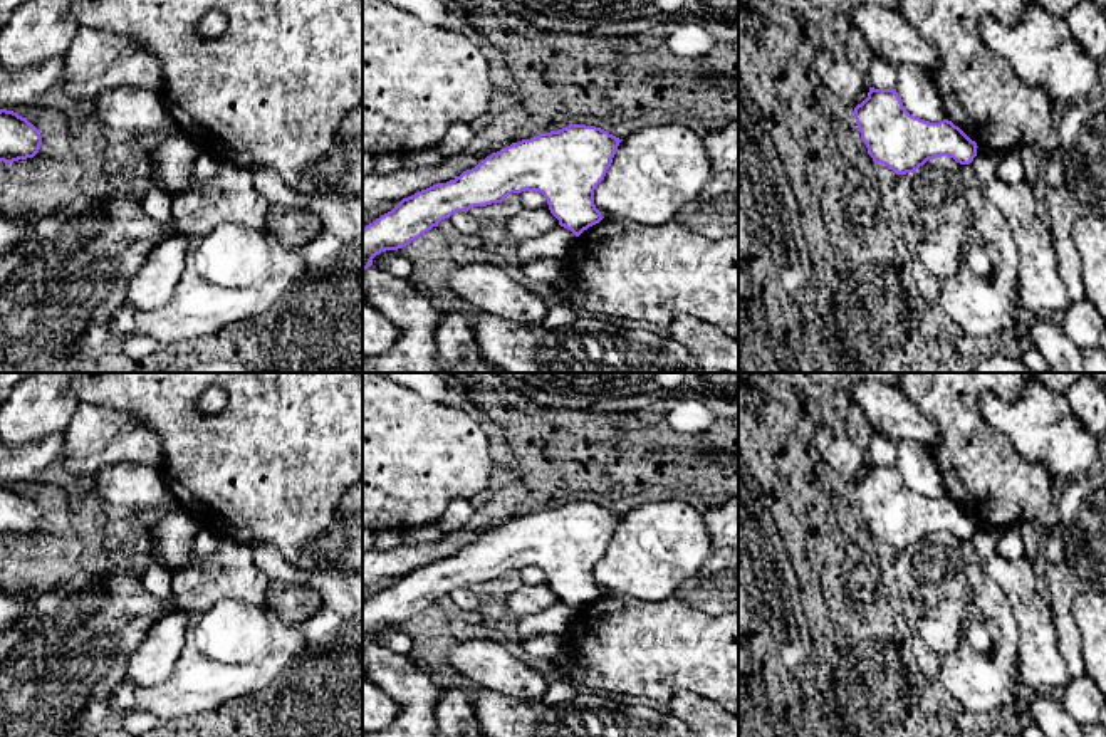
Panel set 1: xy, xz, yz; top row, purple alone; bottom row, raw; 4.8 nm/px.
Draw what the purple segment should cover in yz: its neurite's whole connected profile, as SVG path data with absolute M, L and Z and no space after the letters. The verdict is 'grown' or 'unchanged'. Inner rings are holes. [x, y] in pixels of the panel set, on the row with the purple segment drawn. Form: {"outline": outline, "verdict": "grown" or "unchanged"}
{"outline": "M869 87L853 114L868 154L896 175L915 173L940 156L960 165L970 165L977 156L977 143L958 126L948 119L930 123L910 114L896 89Z", "verdict": "unchanged"}

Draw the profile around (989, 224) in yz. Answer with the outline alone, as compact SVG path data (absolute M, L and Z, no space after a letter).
M962 165L973 235L962 247L960 270L940 280L938 306L967 334L992 337L1012 331L1019 252L1004 215L987 200L985 181Z

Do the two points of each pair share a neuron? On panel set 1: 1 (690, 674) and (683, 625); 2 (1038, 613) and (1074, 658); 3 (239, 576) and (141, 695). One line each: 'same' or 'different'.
1: same
2: different
3: same

